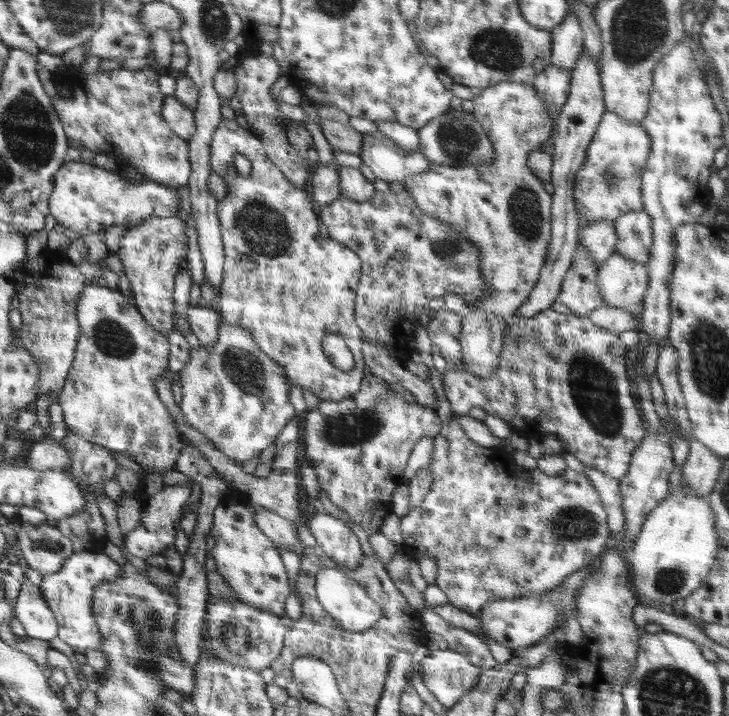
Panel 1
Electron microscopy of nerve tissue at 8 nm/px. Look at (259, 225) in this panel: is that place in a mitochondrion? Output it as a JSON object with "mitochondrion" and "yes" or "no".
{"mitochondrion":"yes"}

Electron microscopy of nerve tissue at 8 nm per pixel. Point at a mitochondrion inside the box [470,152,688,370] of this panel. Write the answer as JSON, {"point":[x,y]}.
{"point":[525,216]}

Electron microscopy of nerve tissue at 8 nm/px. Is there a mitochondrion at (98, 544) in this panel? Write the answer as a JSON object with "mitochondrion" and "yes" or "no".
{"mitochondrion":"no"}

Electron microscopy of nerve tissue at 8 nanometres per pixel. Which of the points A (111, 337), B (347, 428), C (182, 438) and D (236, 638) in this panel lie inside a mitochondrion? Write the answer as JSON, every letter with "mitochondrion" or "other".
{"A":"mitochondrion","B":"mitochondrion","C":"other","D":"mitochondrion"}

